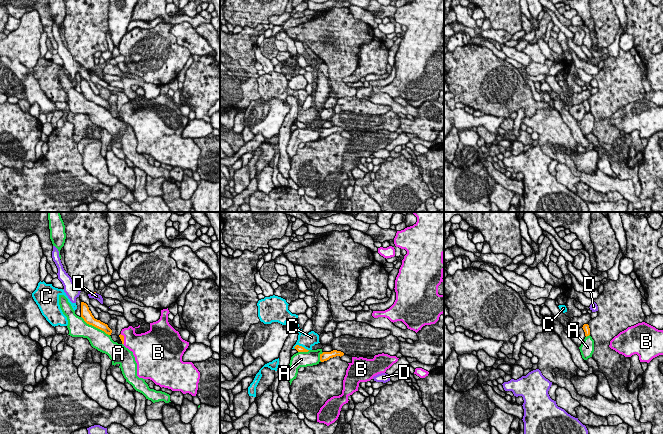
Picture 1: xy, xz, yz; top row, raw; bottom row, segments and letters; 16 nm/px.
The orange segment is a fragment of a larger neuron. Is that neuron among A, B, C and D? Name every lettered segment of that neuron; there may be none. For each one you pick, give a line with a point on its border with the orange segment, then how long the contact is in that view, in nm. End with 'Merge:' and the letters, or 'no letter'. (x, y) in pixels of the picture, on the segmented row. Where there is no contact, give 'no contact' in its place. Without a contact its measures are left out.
B: meets orange in xy at (123, 339); contact 180 nm long
Merge: B

